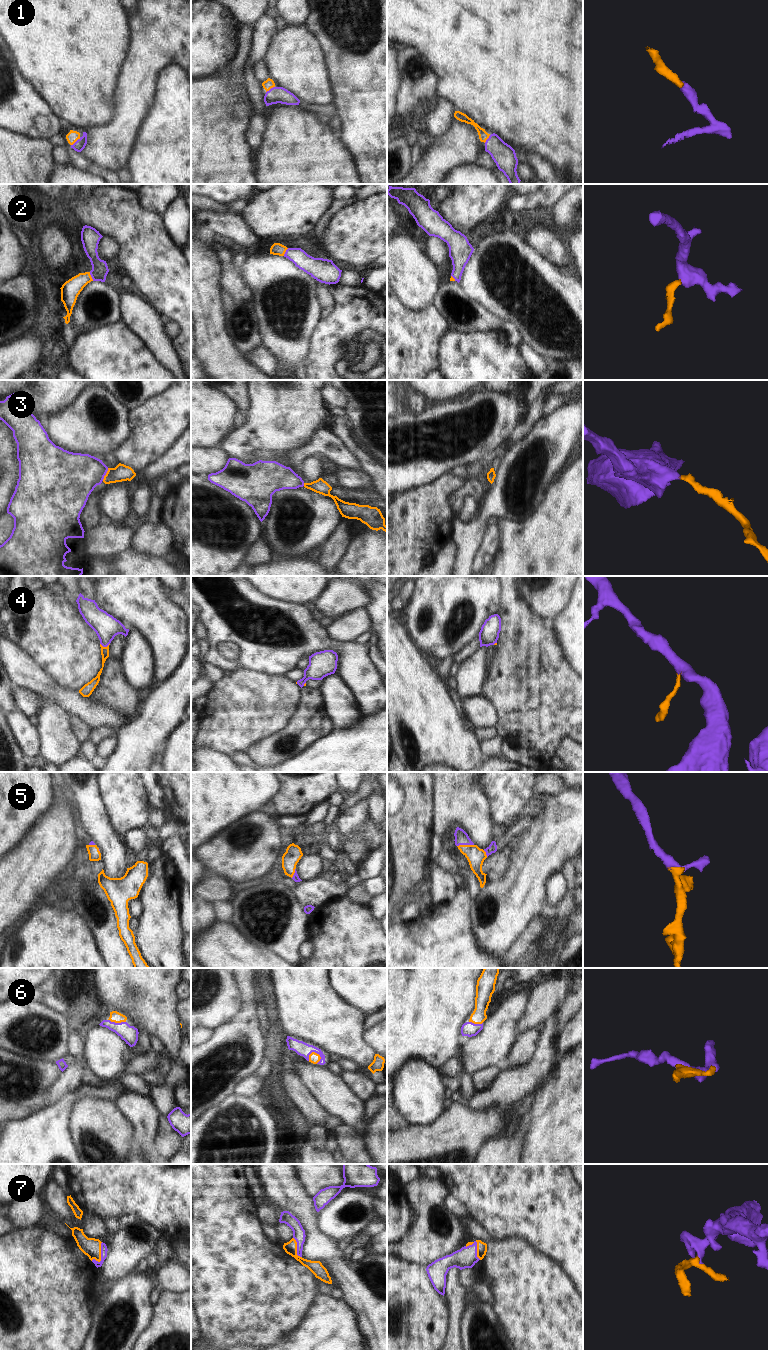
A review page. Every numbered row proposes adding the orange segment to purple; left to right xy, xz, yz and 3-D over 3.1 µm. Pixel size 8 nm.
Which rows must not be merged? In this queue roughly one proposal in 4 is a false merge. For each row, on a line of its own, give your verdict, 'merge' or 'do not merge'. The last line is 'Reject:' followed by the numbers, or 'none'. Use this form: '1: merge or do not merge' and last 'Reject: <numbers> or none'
1: merge
2: merge
3: merge
4: merge
5: merge
6: merge
7: merge
Reject: none

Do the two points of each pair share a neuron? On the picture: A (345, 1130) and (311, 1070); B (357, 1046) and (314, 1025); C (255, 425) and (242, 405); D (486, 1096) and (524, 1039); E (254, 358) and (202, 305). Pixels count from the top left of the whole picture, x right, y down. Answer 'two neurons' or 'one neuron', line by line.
A: two neurons
B: one neuron
C: two neurons
D: two neurons
E: two neurons

